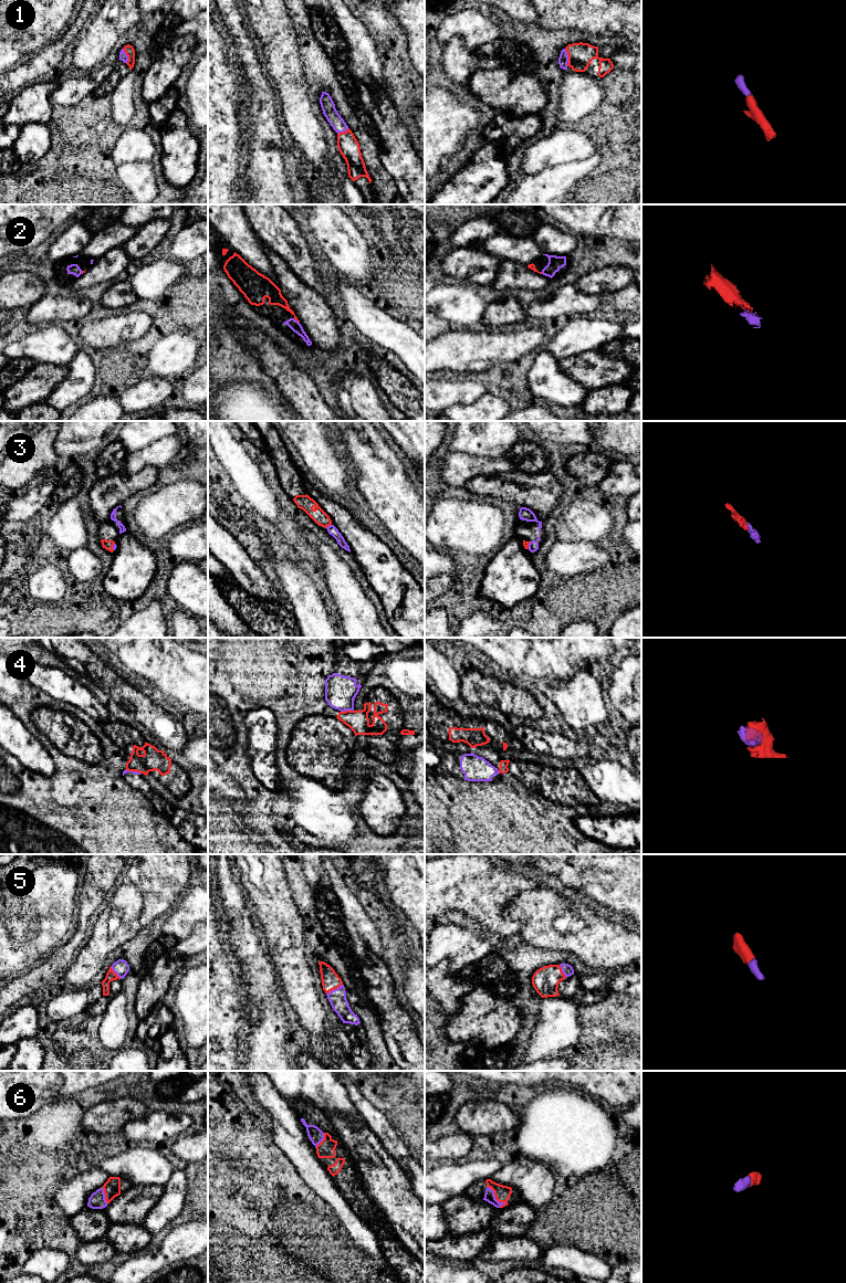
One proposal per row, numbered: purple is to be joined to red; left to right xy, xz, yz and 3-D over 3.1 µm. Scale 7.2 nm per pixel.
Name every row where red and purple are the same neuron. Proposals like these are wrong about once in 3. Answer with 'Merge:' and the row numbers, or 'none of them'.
Merge: 1, 2, 3, 5, 6

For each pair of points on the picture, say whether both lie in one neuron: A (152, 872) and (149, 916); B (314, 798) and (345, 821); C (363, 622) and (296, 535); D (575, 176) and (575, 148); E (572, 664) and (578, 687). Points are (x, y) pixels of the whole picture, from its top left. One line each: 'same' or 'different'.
A: same
B: same
C: different
D: different
E: different

